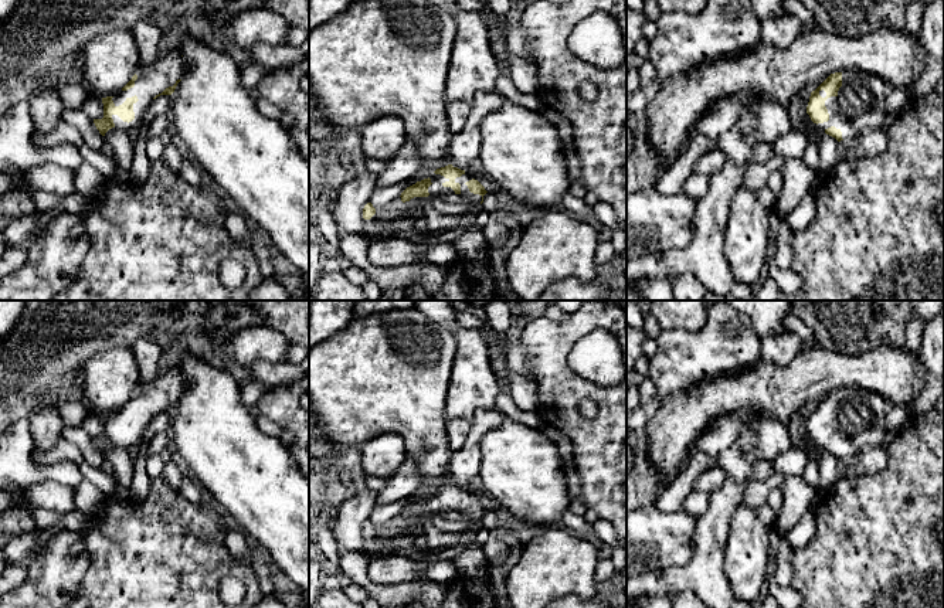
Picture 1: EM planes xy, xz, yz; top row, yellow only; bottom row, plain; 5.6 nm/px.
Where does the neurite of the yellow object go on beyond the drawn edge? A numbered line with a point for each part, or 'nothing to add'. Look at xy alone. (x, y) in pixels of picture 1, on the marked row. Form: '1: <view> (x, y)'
1: xy (152, 80)

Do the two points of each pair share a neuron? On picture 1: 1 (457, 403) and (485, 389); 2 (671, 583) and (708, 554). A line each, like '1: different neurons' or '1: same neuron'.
1: same neuron
2: same neuron

